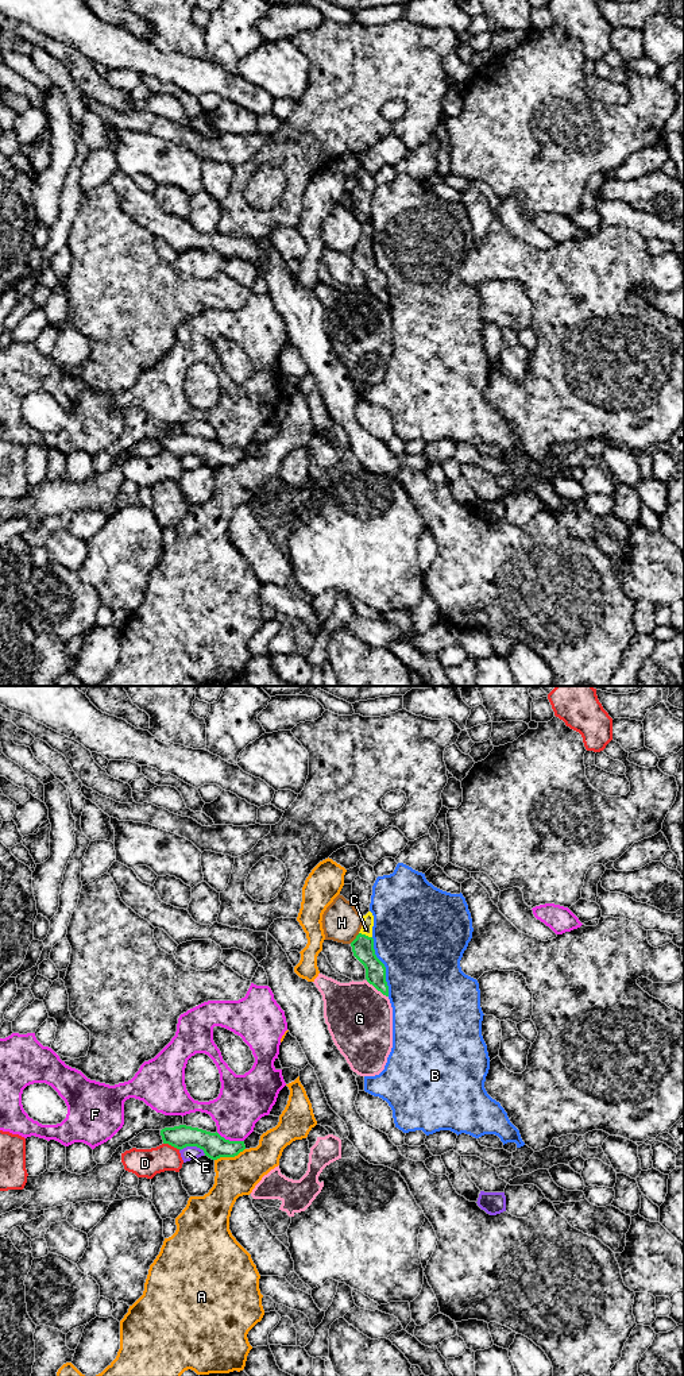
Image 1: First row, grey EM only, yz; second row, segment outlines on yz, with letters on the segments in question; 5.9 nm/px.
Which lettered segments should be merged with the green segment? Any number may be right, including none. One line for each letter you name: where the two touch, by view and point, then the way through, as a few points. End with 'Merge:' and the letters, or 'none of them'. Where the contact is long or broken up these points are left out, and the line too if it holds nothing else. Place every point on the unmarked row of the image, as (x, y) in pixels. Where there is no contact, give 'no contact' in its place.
C: yz (364, 243) | across yz (363, 258), (364, 243), (366, 238)
Merge: C

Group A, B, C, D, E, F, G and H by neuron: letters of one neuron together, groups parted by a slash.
A / B / C / D / E / F / G / H

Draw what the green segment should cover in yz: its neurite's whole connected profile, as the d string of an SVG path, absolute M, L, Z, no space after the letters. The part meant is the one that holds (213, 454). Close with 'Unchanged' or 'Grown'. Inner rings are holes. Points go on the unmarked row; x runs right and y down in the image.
M186 433L165 436L161 439L161 444L163 452L169 452L179 459L186 455L197 455L212 469L235 466L246 458L244 450L229 450L217 440L210 442Z. Unchanged

